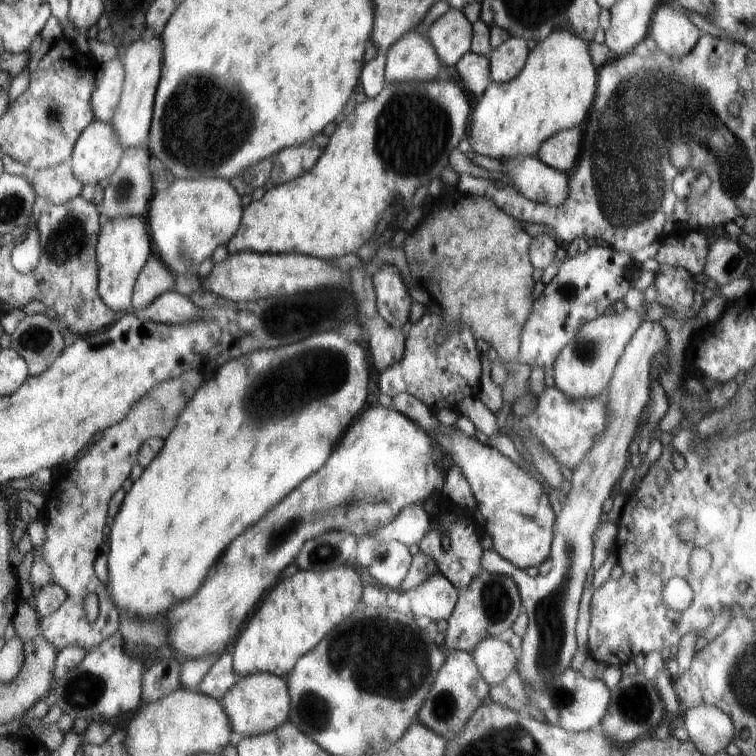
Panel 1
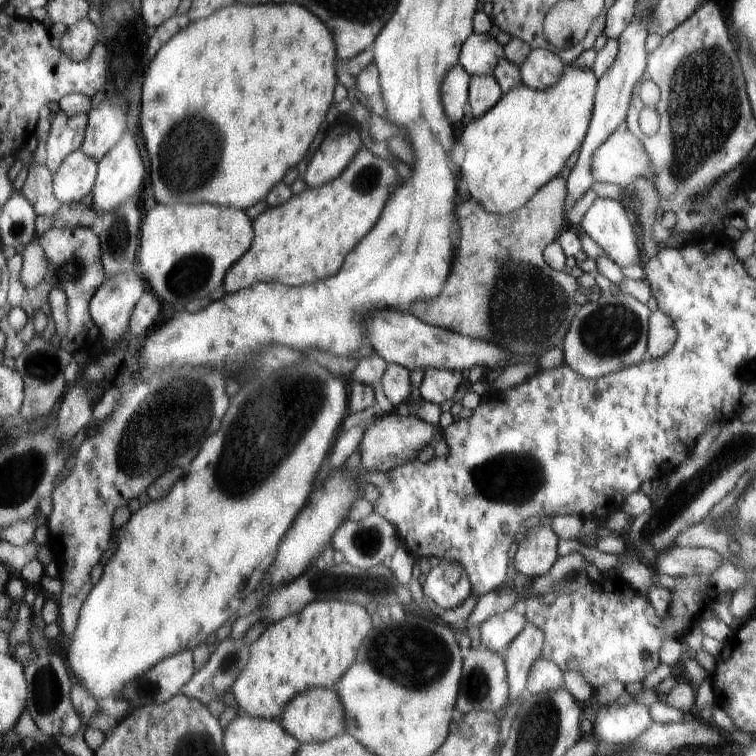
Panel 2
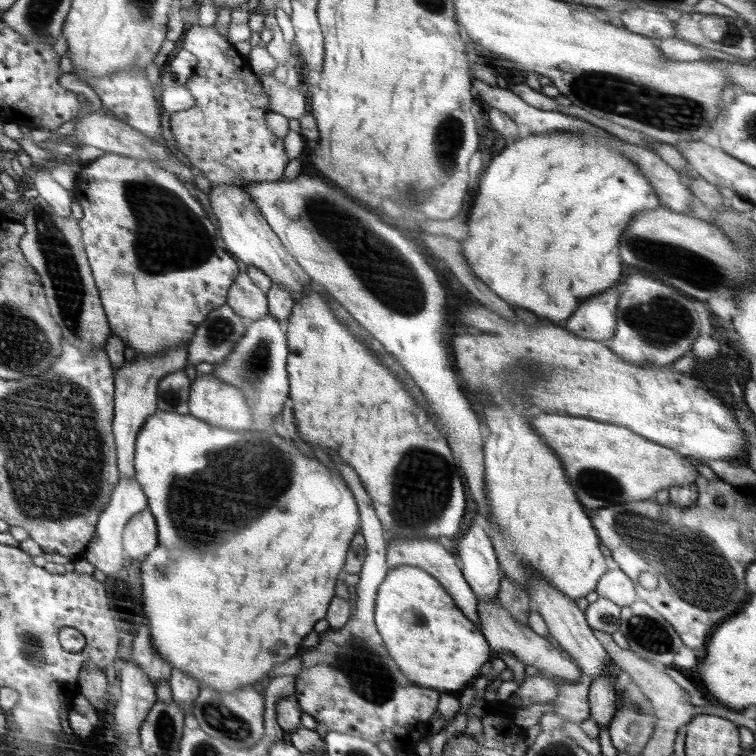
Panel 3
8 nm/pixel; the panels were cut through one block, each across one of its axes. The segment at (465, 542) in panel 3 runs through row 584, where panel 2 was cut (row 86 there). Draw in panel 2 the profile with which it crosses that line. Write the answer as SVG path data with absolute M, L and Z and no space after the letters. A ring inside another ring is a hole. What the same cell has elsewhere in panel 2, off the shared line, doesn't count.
M472 75L469 82L469 99L474 116L481 117L488 112L503 95L492 75Z

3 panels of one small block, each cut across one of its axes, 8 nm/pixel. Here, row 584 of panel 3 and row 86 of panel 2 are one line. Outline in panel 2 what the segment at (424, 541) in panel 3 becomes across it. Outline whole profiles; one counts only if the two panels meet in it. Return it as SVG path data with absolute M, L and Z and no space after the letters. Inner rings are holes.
M458 62L444 77L441 84L441 99L446 116L452 122L462 120L464 116L464 106L469 99L469 82L471 76L464 70Z

